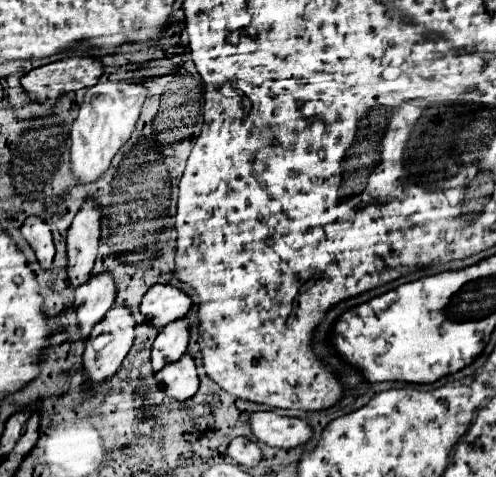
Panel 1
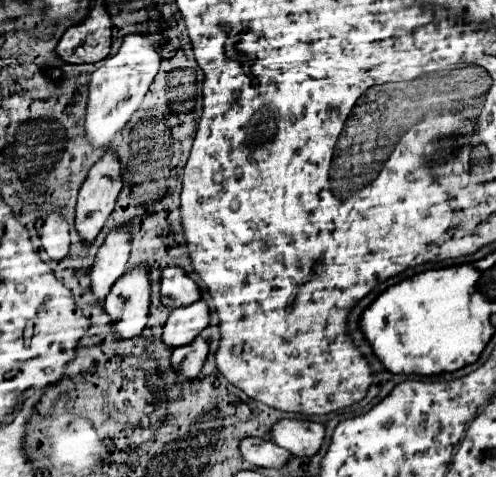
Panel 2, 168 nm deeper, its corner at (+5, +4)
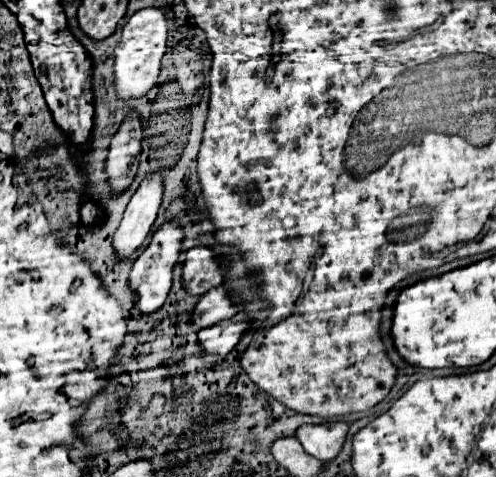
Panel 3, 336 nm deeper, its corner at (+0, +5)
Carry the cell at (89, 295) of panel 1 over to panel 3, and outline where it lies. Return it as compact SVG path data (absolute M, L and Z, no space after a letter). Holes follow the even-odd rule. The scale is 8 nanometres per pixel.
M154 175L144 179L136 189L136 193L132 195L124 211L122 223L118 225L112 239L114 255L118 257L118 261L126 261L128 257L132 257L144 243L156 219L160 203L162 203L162 177Z

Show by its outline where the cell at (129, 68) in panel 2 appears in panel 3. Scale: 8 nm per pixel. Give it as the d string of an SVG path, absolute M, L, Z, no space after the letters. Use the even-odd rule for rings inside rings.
M148 7L136 11L130 21L122 27L122 41L114 49L114 87L118 101L132 101L144 97L156 83L160 75L162 57L166 53L168 25L160 9Z

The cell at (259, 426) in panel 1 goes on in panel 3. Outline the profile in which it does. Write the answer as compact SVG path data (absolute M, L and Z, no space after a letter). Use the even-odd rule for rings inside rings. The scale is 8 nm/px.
M322 423L322 425L302 425L296 429L296 439L302 443L304 451L320 461L332 461L346 439L348 423Z

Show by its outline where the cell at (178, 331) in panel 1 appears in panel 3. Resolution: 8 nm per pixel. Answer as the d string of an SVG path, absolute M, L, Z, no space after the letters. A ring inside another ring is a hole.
M216 287L200 297L200 301L196 303L196 307L190 315L190 325L198 327L198 329L210 327L210 325L216 325L218 321L230 319L236 313L238 313L238 309L232 305L232 301L228 301L226 289Z

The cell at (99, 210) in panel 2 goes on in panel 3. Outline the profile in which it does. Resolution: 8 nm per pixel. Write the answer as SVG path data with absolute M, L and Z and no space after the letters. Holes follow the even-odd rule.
M128 115L110 143L106 159L106 175L108 175L108 187L112 189L114 195L128 189L128 185L134 181L140 161L138 155L142 137L144 135L138 115Z

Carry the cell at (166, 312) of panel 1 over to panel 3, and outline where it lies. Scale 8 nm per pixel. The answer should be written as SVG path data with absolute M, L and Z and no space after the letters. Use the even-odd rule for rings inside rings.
M196 245L186 251L186 261L182 263L182 287L190 295L204 295L212 287L222 283L222 273L218 271L218 261L214 253L204 245Z

